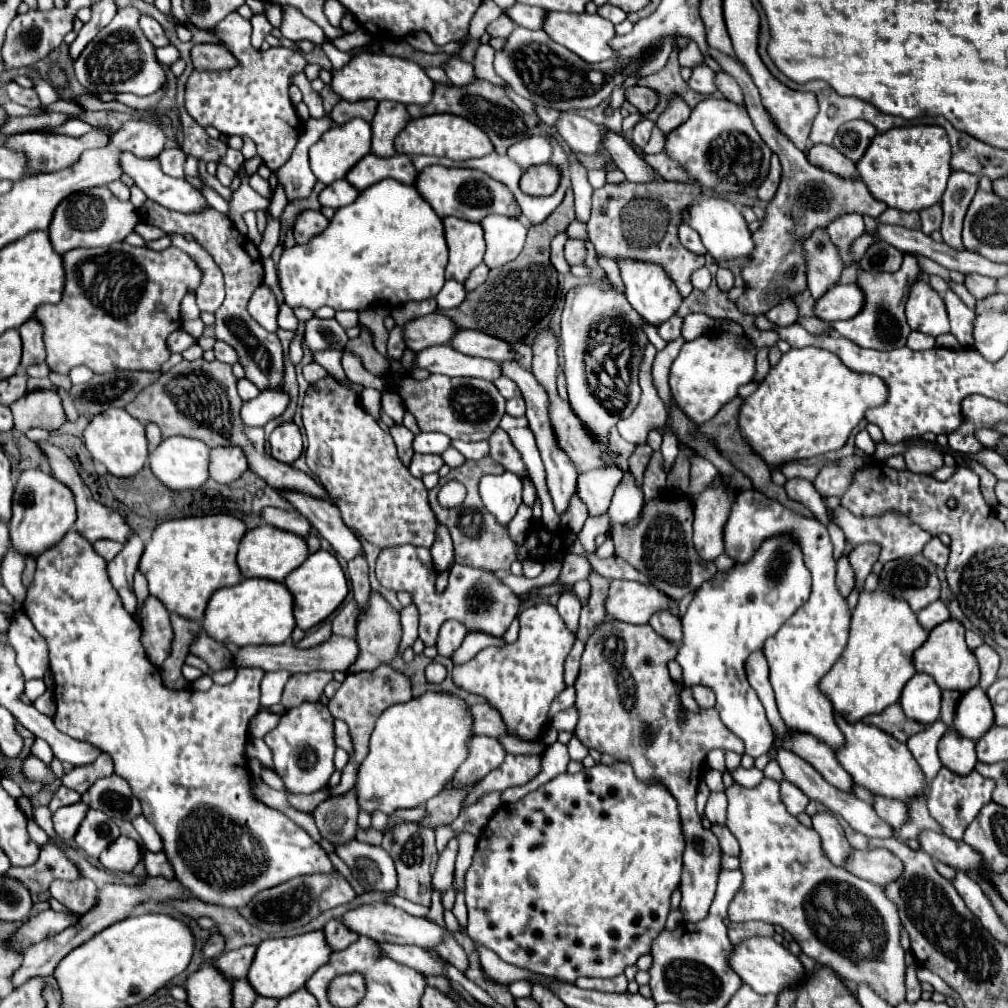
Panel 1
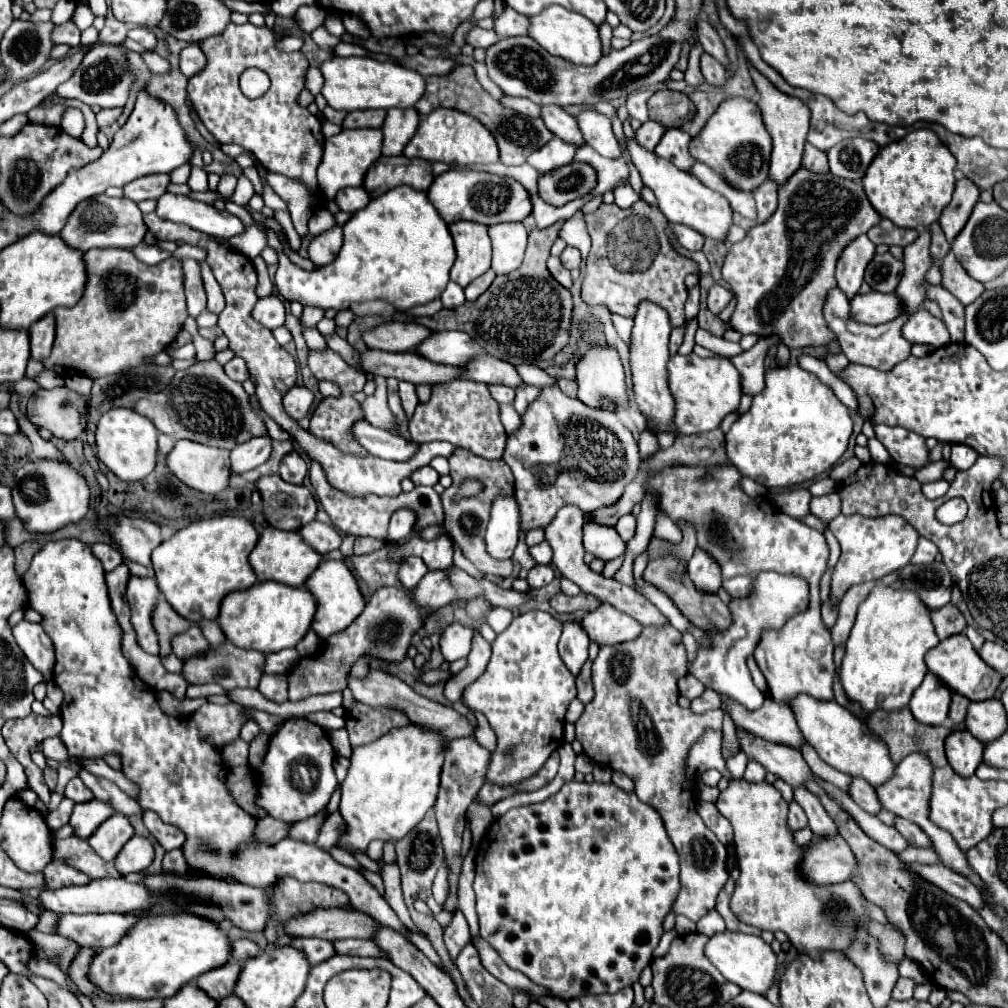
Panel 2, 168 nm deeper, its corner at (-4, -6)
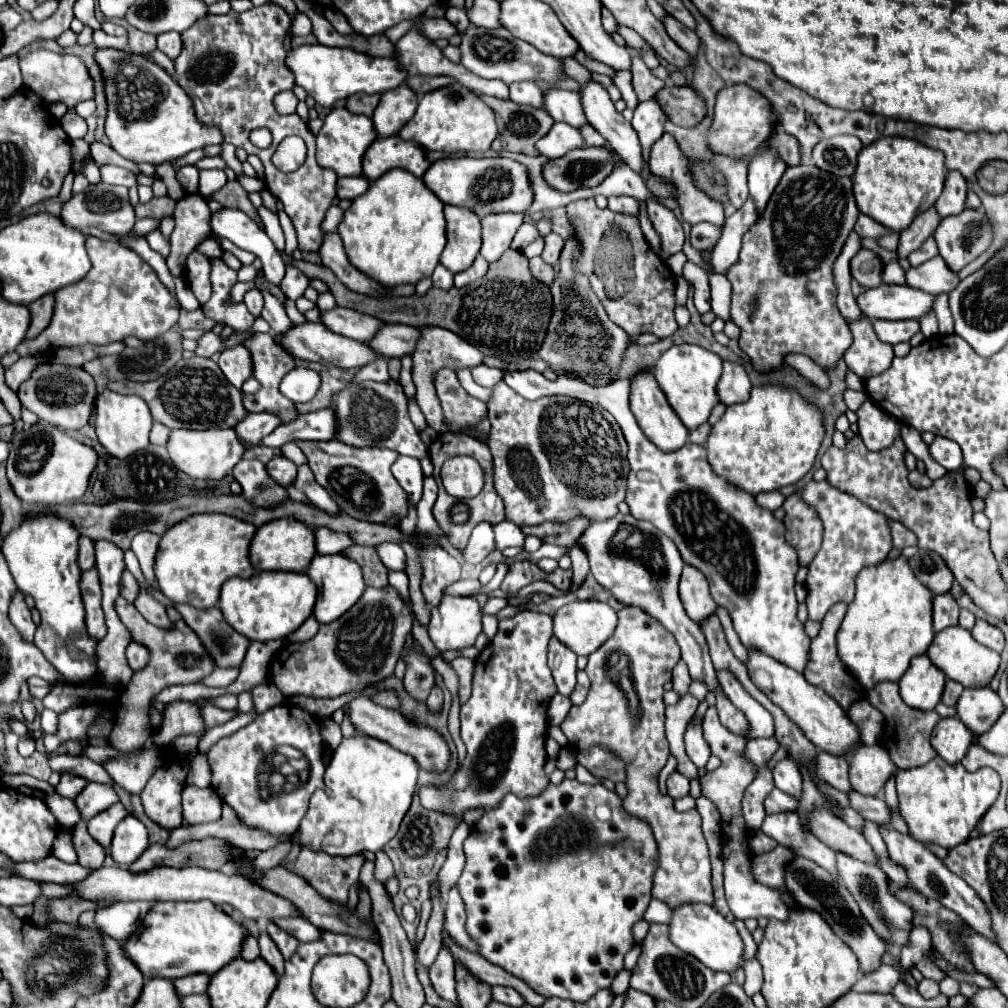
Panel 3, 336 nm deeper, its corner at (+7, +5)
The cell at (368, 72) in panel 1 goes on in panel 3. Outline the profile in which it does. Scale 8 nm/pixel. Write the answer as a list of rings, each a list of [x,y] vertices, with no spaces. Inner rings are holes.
[[[305,44],[293,48],[287,58],[285,66],[293,72],[295,84],[301,86],[317,104],[333,106],[337,100],[349,98],[357,92],[387,92],[405,82],[405,72],[397,68],[393,58],[375,58],[363,52],[355,52],[351,48],[329,48],[323,44]]]

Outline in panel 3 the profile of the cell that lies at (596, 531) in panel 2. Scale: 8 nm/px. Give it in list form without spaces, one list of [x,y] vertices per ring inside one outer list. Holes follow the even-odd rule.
[[[571,546],[571,560],[573,560],[573,576],[571,576],[571,590],[579,590],[589,574],[589,562],[585,560],[585,554],[581,548]]]

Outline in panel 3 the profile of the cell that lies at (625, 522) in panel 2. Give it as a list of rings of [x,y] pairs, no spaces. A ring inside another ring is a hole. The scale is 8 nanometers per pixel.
[[[617,514],[613,520],[605,520],[605,524],[591,524],[579,536],[577,544],[587,554],[593,578],[605,590],[609,590],[617,602],[625,606],[637,606],[659,620],[681,646],[681,658],[689,666],[691,678],[707,682],[709,690],[713,692],[713,684],[719,686],[719,682],[709,658],[705,636],[701,628],[697,628],[697,624],[685,616],[677,592],[683,570],[683,560],[677,552],[677,546],[663,532],[657,532],[653,524],[637,520],[631,514]]]

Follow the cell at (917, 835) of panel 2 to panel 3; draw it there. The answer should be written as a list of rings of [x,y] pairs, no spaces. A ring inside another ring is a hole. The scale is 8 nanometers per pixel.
[[[855,790],[847,792],[849,796],[849,804],[851,808],[855,808],[863,818],[867,820],[873,820],[877,824],[889,824],[891,822],[891,814],[887,810],[887,804],[883,798],[879,796],[863,796]]]

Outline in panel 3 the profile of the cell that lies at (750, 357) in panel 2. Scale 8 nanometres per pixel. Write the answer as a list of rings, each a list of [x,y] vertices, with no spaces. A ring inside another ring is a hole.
[[[723,362],[723,374],[719,378],[717,384],[717,396],[719,402],[725,406],[733,406],[733,404],[741,404],[749,400],[749,392],[751,392],[751,382],[747,378],[747,372],[743,366],[735,364],[735,362]]]

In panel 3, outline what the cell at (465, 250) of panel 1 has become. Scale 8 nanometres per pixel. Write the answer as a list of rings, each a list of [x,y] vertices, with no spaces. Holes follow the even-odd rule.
[[[445,206],[447,246],[441,254],[441,264],[453,274],[467,270],[481,248],[481,220],[475,212],[463,206]]]

